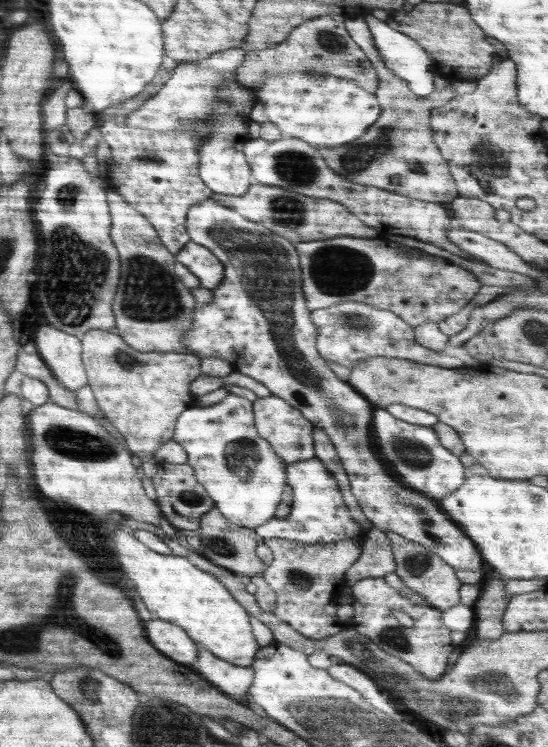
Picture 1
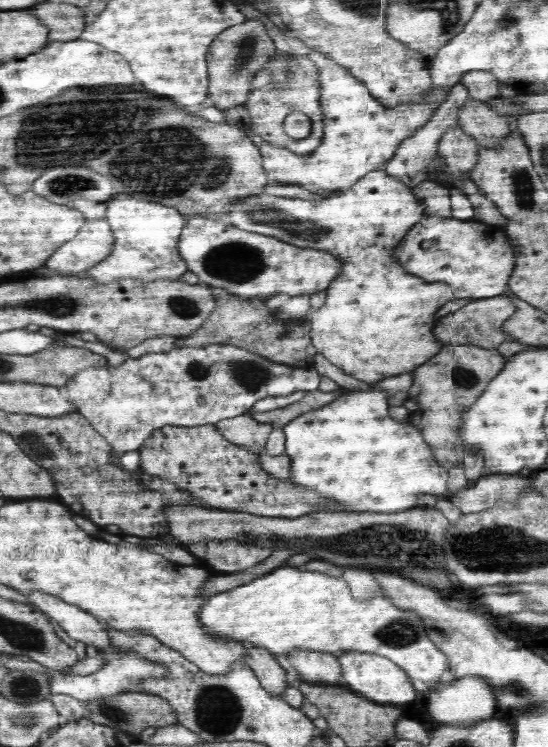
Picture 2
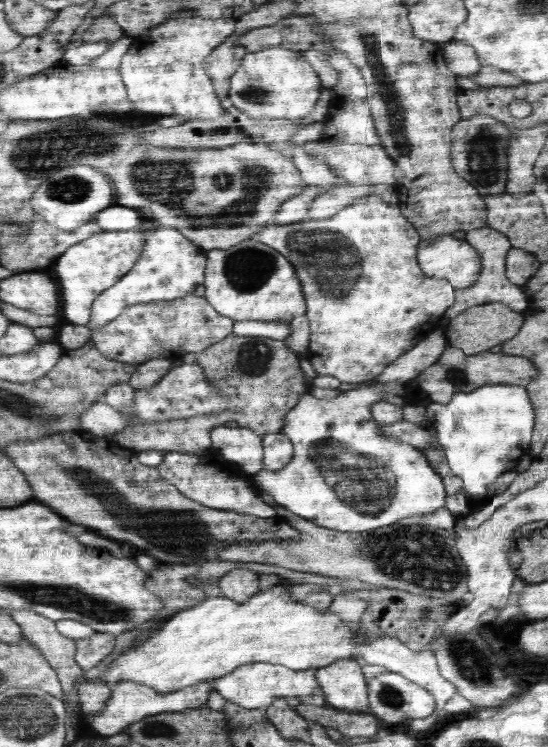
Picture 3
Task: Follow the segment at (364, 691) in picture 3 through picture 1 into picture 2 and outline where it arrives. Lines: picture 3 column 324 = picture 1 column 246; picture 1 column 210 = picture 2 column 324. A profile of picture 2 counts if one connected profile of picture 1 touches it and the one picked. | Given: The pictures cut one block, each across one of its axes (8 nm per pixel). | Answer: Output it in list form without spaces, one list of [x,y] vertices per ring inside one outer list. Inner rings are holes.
[[[294,648],[286,658],[305,682],[345,685],[337,654]]]

